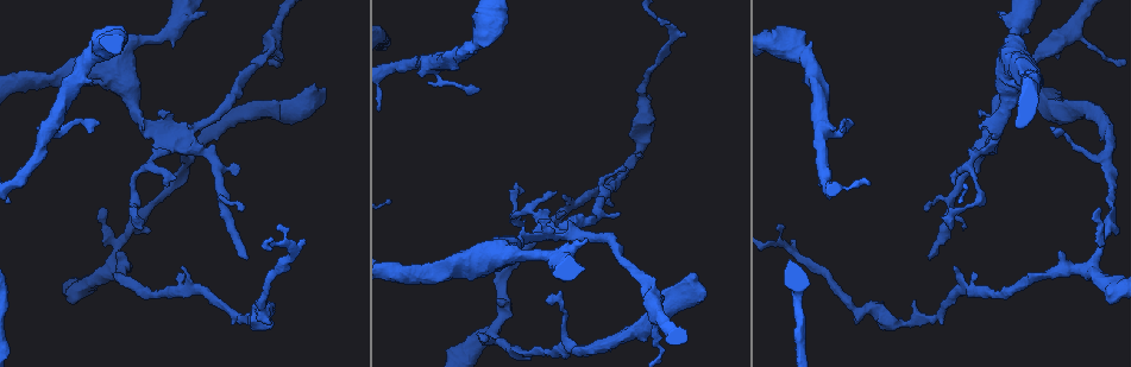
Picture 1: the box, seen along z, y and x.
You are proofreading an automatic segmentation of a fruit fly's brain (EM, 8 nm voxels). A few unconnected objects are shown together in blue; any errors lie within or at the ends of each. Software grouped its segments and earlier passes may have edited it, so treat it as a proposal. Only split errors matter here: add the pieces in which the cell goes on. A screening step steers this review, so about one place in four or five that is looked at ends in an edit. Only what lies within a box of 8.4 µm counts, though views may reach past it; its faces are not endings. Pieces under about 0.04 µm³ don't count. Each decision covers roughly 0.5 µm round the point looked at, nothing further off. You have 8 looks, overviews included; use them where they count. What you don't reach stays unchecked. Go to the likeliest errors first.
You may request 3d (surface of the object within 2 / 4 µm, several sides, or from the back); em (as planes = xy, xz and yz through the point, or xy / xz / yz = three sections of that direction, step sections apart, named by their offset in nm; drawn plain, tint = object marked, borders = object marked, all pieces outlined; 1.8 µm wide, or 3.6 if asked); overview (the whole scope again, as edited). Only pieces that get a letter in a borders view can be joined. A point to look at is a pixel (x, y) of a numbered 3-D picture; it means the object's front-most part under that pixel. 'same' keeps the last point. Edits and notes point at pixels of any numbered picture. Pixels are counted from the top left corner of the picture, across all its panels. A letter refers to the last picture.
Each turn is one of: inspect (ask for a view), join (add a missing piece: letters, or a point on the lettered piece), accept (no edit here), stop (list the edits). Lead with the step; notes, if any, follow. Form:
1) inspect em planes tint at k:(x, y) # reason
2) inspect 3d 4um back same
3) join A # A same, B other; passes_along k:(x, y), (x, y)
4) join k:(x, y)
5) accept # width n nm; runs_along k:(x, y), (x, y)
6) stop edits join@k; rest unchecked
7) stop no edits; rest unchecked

inspect em planes plain at 1:(98, 123) # tapers out

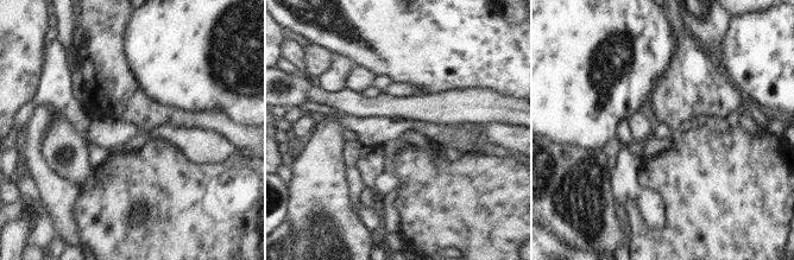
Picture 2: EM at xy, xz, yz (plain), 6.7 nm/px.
inspect em planes borders same # see the neighbours

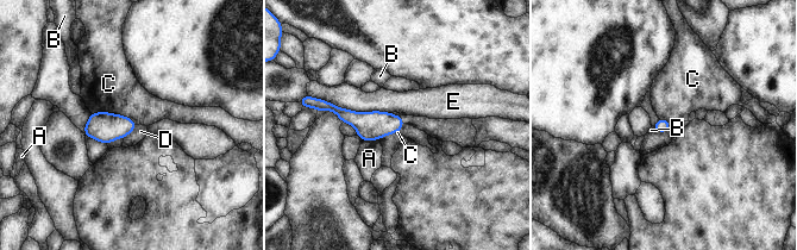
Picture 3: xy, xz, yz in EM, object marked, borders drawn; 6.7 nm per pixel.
accept # A other, B other, C other, D other, E other; runs_along 3:(328, 107), (366, 124), (400, 124); no lettered piece goes on from it

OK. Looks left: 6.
inspect 3d 4um at 1:(1053, 87) # stops while still wide

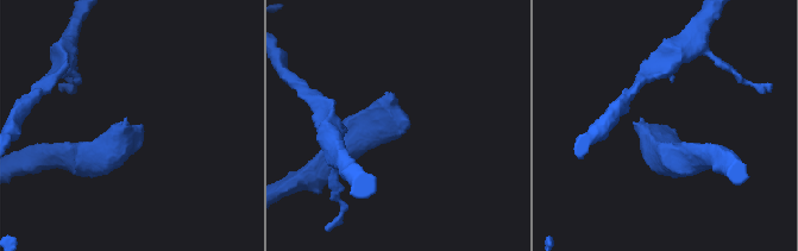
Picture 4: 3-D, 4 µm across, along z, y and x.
inspect em planes borders at 4:(663, 125)

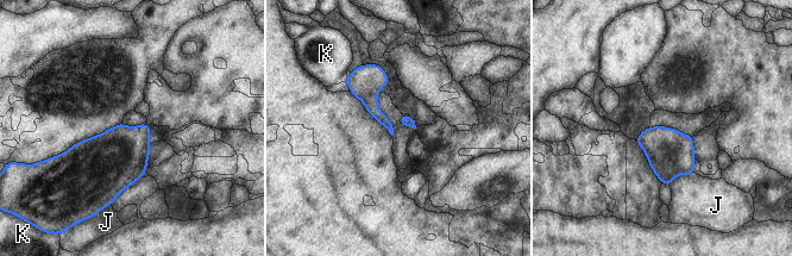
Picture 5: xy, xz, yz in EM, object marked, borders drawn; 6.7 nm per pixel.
accept # longest_contact J 190 nm; J other, K other; border 5:(695, 173), (677, 175), (670, 185); no lettered piece goes on from it

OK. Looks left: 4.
inspect em planes borders at 1:(486, 339)

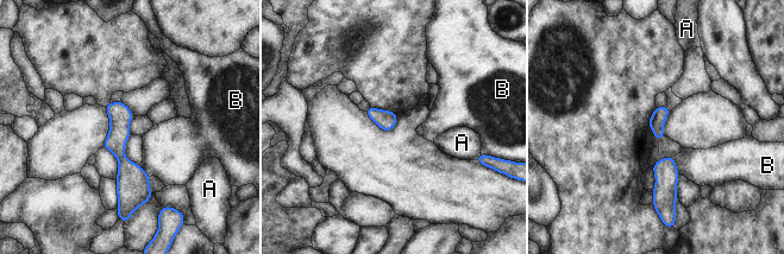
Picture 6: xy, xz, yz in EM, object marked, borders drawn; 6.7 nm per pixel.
accept # width 100 nm; A other, B other; border 6:(672, 157), (679, 173); none of them fits

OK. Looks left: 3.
stop no edits; rest unchecked

